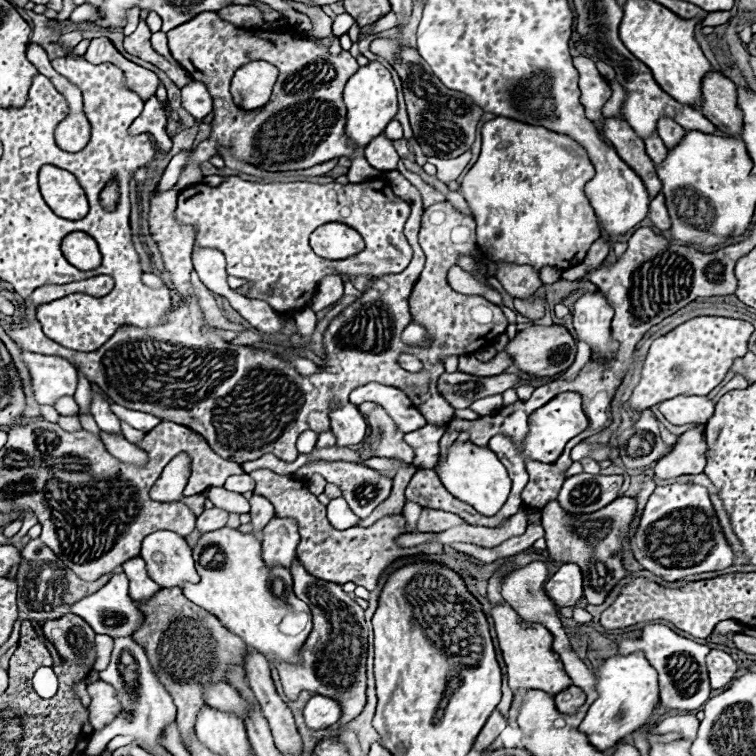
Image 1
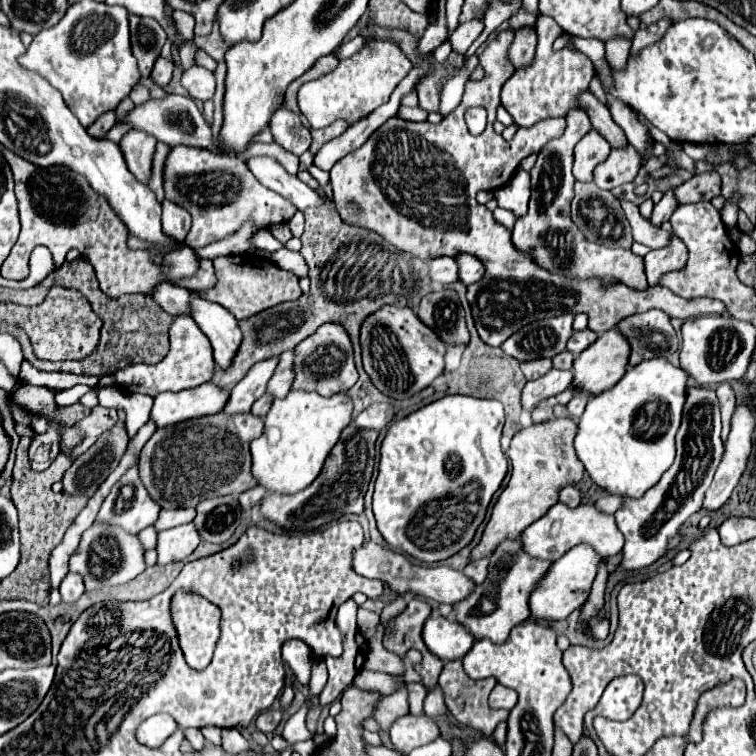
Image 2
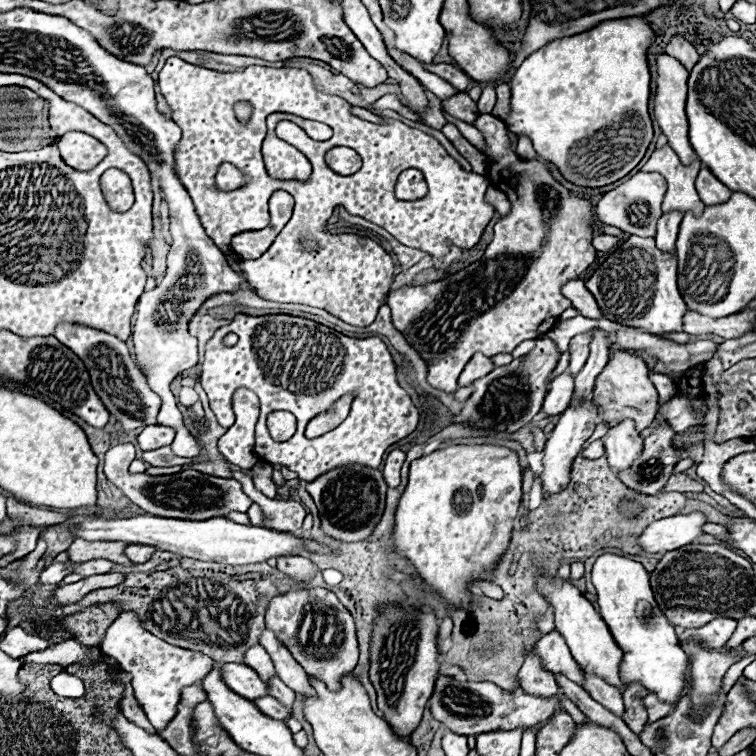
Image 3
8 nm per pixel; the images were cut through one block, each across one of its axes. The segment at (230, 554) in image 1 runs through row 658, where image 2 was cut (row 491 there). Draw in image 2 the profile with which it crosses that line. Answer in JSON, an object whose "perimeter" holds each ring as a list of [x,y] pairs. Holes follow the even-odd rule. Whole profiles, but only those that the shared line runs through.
{"perimeter":[[[290,390],[282,400],[274,400],[270,412],[264,418],[264,432],[250,446],[252,450],[252,474],[260,480],[268,492],[294,494],[304,490],[320,474],[324,460],[338,442],[342,430],[352,420],[352,400],[348,394],[338,392],[324,398],[306,390]]]}

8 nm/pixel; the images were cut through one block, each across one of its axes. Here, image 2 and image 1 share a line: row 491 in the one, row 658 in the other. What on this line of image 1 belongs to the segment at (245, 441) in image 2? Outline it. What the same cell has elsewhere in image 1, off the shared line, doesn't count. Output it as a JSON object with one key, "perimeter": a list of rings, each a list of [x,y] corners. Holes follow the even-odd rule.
{"perimeter":[[[162,588],[146,604],[138,604],[144,612],[144,624],[132,634],[132,638],[142,644],[150,666],[154,668],[162,686],[174,698],[178,706],[178,730],[184,746],[188,748],[194,738],[196,716],[208,704],[204,702],[204,686],[210,682],[226,682],[228,666],[244,666],[248,646],[228,632],[222,622],[190,602],[180,588]]]}

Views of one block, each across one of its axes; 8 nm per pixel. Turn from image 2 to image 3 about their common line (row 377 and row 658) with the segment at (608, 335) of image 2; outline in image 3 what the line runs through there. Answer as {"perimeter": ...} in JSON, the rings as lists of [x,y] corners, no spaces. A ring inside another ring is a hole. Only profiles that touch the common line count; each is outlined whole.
{"perimeter":[[[538,572],[538,590],[548,598],[552,610],[554,610],[554,624],[558,632],[564,636],[574,660],[586,674],[594,674],[602,680],[606,680],[610,686],[616,686],[620,692],[624,692],[624,684],[620,680],[620,662],[622,662],[622,648],[614,642],[606,622],[600,618],[600,614],[594,610],[594,606],[566,580],[548,580],[544,572]]]}

